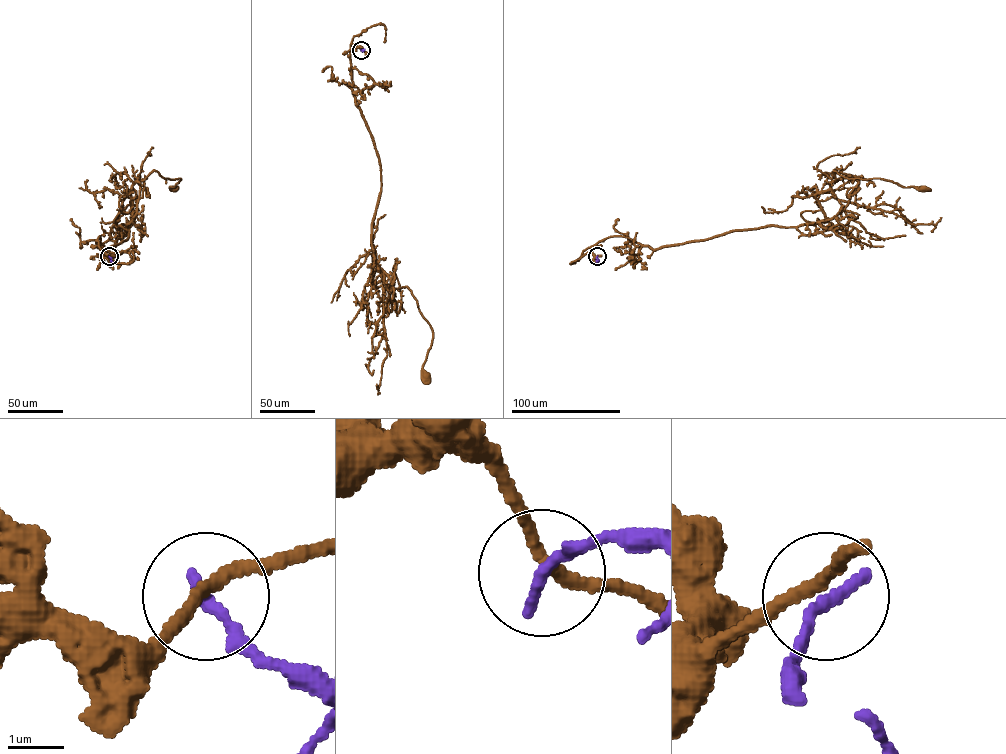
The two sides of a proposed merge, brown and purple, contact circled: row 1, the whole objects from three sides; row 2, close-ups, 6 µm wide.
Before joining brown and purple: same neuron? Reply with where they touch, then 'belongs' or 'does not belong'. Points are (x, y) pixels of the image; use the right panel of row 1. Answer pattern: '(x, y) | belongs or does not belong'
(597, 256) | does not belong

